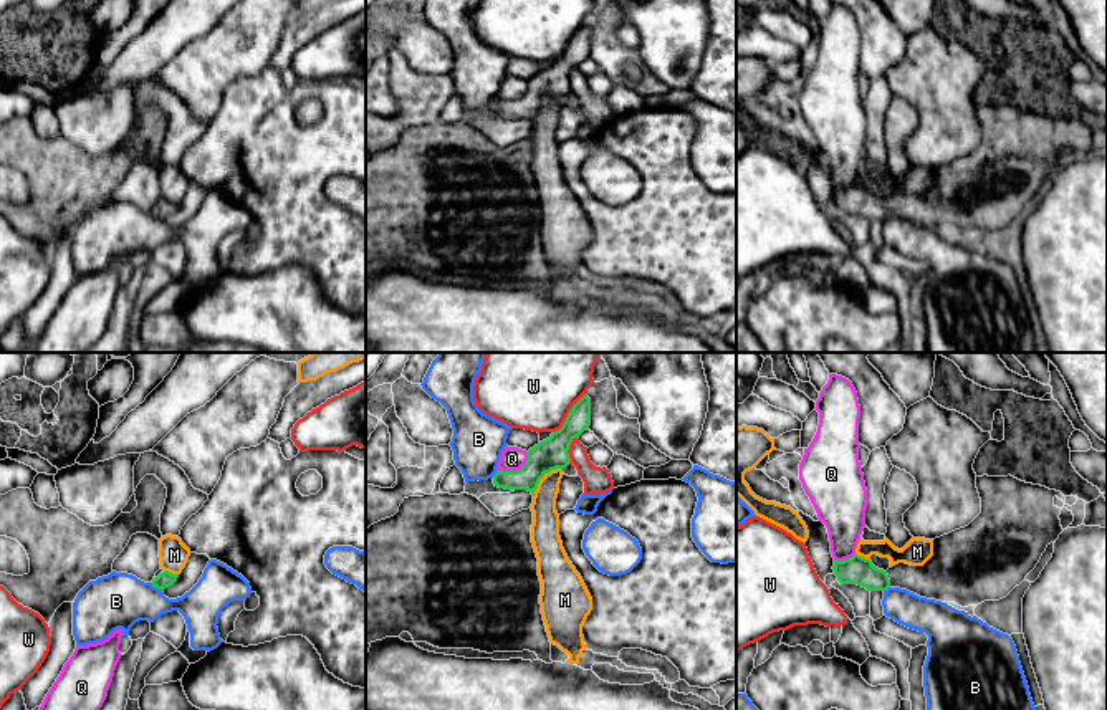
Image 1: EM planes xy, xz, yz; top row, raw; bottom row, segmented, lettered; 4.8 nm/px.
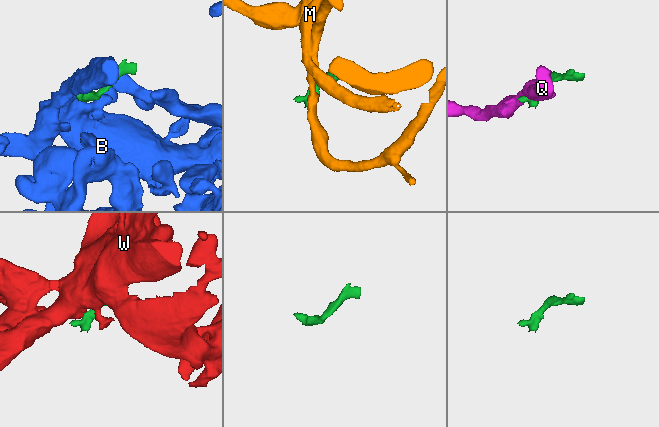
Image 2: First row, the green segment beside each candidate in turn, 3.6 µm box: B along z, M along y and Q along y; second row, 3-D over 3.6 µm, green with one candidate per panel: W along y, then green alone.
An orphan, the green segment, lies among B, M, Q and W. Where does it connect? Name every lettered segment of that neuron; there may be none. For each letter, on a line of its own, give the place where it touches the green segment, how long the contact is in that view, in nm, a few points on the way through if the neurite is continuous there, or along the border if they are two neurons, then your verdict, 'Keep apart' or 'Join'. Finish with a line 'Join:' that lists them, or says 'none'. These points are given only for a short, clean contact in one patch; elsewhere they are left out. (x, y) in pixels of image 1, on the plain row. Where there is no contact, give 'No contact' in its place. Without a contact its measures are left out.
B: Touches green at xy (158, 217). Shared border 70 nm. Keep apart
M: Touches green at xz (541, 106). Shared border 200 nm. Boundary: xz (560, 96), (540, 110), (533, 126). Keep apart
Q: Touches green at xz (517, 100). Shared border 180 nm. Boundary: xz (528, 81), (528, 88), (518, 98), (497, 100). Keep apart
W: Touches green at xz (568, 43). Shared border 240 nm. Keep apart
Join: none

